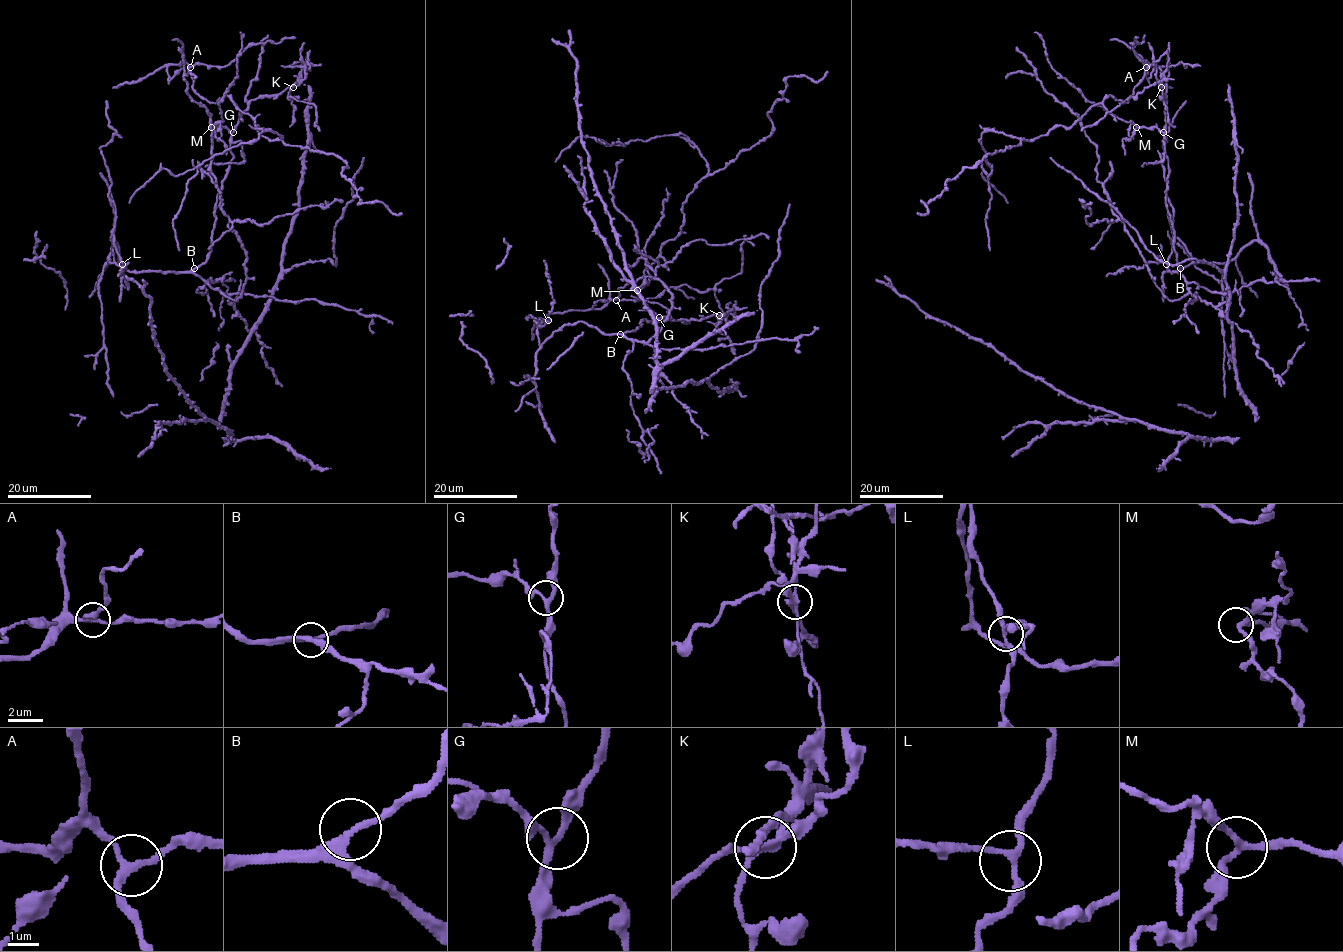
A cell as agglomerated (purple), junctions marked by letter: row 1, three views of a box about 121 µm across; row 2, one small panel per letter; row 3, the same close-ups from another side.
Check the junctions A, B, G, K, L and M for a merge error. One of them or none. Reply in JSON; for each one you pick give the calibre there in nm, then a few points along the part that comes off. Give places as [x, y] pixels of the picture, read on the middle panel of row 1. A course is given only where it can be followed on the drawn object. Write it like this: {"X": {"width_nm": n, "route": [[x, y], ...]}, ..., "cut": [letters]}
{"K": {"width_nm": 190, "route": [[719, 315], [722, 311], [716, 299], [715, 286], [741, 271], [741, 245], [745, 235]]}, "cut": ["K"]}

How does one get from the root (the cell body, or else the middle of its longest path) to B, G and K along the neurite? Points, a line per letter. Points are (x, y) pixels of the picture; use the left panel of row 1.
B: (225, 293), (206, 284), (194, 272), (194, 268)
G: (225, 293), (206, 284), (194, 269), (205, 261), (211, 248), (217, 193), (233, 157), (233, 132)
K: (225, 293), (194, 269), (211, 248), (217, 193), (233, 157), (231, 133), (250, 100), (293, 86)

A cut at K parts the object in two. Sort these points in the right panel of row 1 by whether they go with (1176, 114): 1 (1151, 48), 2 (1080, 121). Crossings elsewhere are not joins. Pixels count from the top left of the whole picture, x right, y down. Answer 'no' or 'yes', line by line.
1: yes
2: yes

